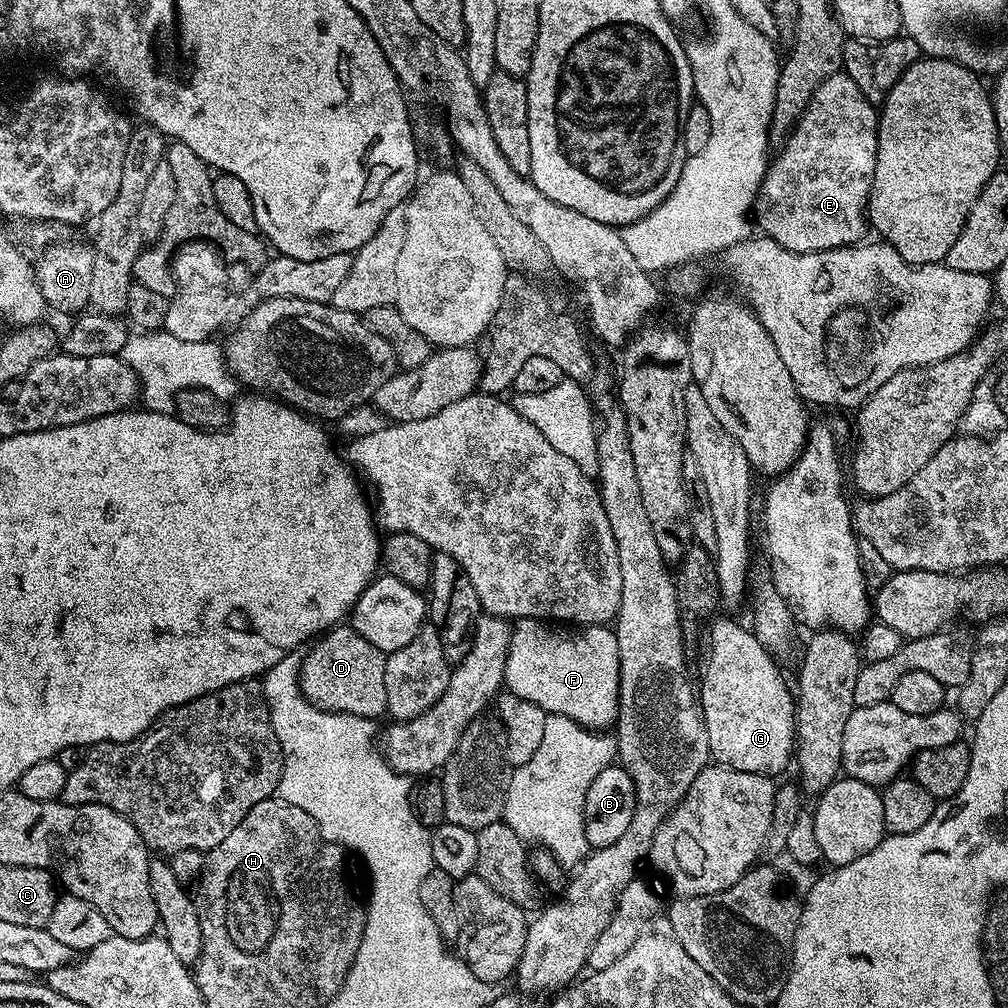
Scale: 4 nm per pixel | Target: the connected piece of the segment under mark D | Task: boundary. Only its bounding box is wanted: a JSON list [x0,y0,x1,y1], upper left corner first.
[300,626,387,721]

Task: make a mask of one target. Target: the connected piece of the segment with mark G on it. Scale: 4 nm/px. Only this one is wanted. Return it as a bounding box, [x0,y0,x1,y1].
[698,620,796,778]

